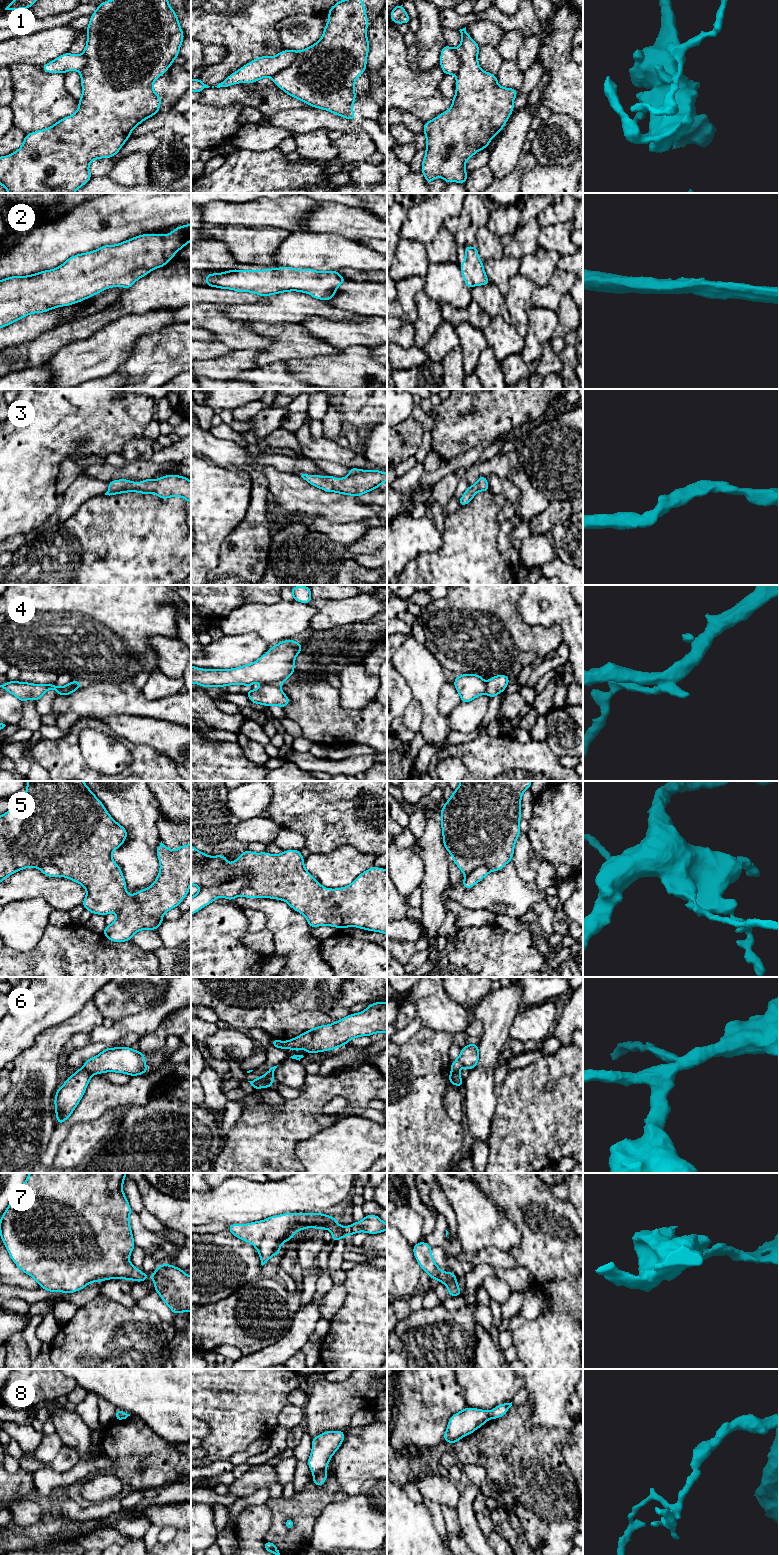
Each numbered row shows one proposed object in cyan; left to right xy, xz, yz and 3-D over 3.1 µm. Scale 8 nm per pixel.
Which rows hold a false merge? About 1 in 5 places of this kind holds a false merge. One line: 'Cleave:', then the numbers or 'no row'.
Cleave: 4, 5, 6, 8

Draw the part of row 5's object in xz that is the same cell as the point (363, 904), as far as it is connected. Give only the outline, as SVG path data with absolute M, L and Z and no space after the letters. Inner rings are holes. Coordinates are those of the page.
M191 845L191 885L200 888L218 887L232 882L242 875L251 874L251 880L243 886L238 896L246 898L272 898L287 902L292 909L303 914L311 927L328 925L337 928L358 927L368 931L387 934L387 870L371 867L361 873L350 885L329 889L324 888L304 867L304 857L300 851L291 849L279 855L270 853L253 853L248 849L244 851L233 863L226 862L226 855L207 856Z

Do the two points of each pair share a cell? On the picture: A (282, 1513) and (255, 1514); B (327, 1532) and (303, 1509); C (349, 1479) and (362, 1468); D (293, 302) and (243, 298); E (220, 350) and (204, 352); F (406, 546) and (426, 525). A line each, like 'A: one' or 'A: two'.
A: two
B: two
C: one
D: two
E: one
F: one

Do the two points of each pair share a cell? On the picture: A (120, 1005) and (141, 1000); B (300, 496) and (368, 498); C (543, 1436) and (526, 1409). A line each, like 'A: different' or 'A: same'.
A: same
B: different
C: same

